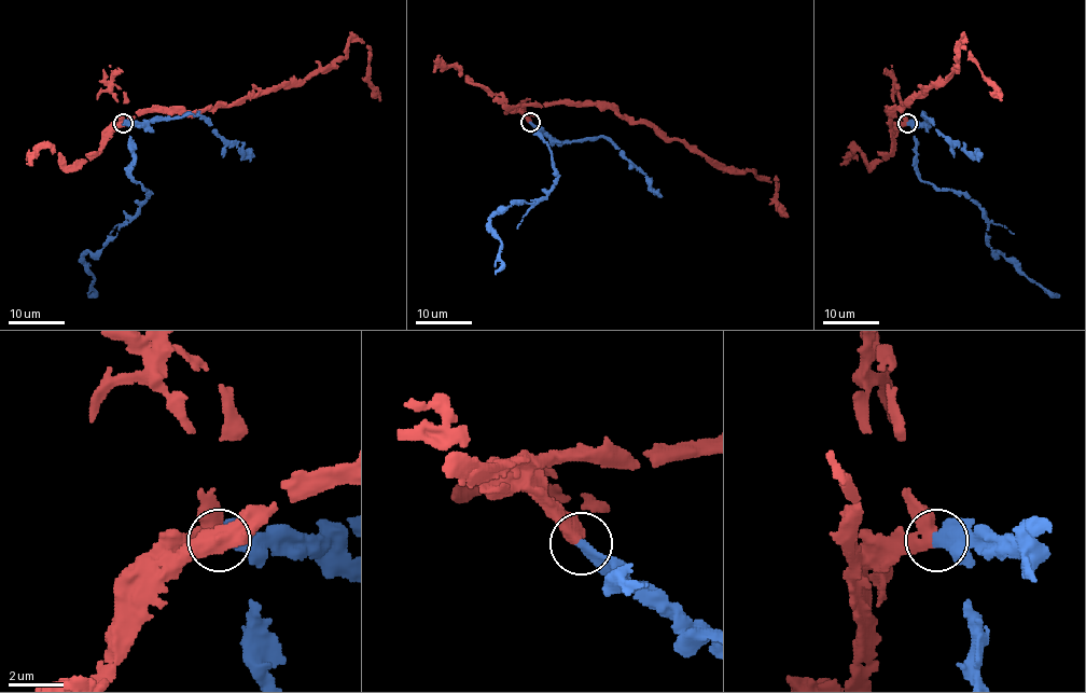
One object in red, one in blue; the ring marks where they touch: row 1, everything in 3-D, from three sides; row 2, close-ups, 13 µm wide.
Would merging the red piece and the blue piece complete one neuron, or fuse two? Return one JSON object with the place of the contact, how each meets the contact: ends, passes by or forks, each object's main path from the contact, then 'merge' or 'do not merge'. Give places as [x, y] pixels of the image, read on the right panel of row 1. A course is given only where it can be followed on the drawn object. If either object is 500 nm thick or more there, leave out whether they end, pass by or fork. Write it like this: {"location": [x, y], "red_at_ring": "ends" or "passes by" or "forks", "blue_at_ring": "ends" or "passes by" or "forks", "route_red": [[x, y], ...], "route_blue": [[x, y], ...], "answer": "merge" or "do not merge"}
{"location": [907, 123], "route_red": [[908, 123], [891, 123], [888, 112], [906, 105], [926, 87], [941, 85], [955, 69], [964, 41], [1001, 100]], "route_blue": [[908, 123], [918, 176], [966, 195], [989, 222], [986, 241], [991, 253], [1001, 253], [1059, 298]], "answer": "merge"}

